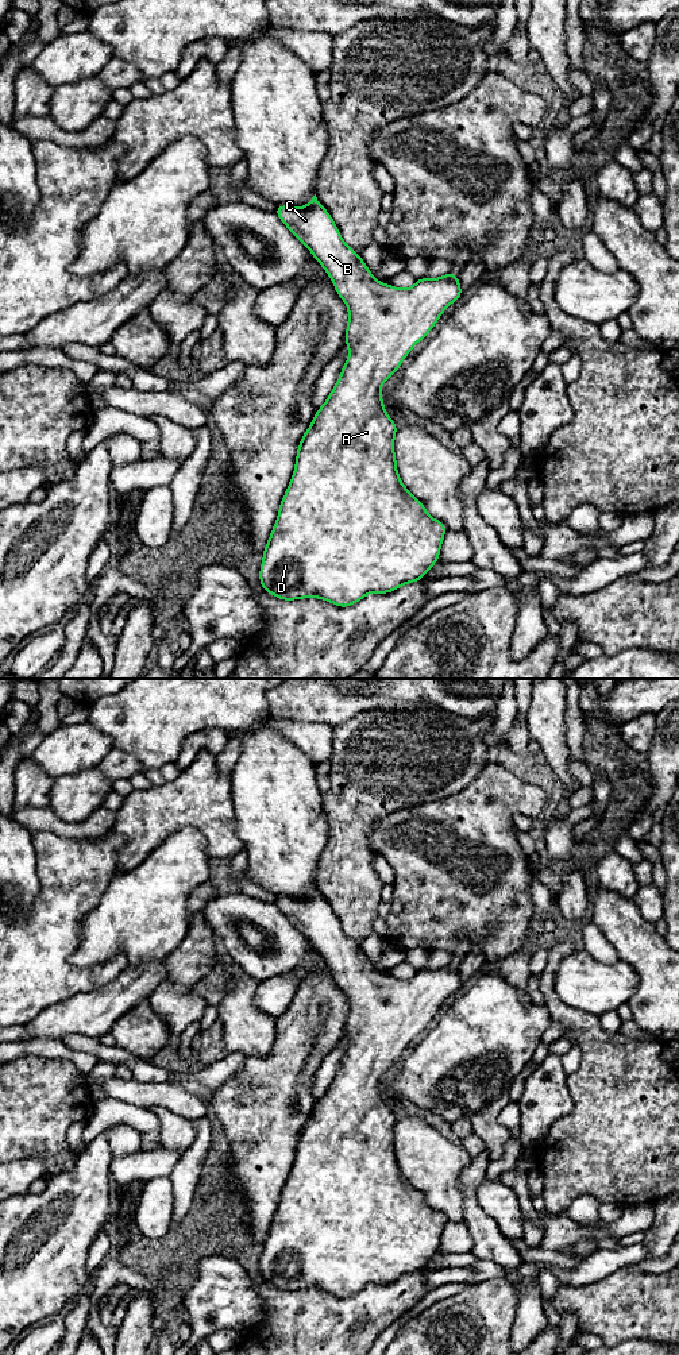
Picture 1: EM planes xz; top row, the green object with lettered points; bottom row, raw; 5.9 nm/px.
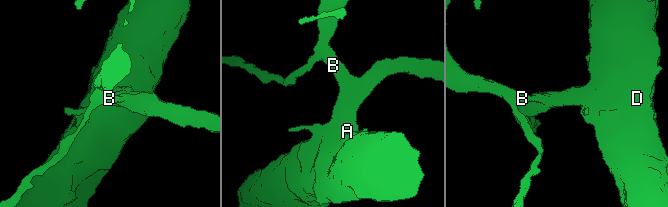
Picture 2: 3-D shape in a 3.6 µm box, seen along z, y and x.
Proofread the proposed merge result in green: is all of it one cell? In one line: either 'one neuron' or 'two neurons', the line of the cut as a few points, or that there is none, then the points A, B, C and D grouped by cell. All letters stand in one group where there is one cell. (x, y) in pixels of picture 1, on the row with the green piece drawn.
two neurons; cut in xz along (327, 212), (326, 238), (323, 240), (312, 240), (307, 246); A B D / C

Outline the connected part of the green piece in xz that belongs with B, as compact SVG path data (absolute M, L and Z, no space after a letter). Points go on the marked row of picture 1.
M329 213L325 216L325 240L310 242L308 248L347 305L344 345L350 348L350 355L325 404L316 410L310 426L300 440L293 476L263 549L259 580L262 590L283 601L313 597L339 607L348 607L370 592L393 592L400 586L421 580L439 560L447 526L431 517L424 503L401 482L394 455L394 436L398 428L385 412L379 390L463 292L454 271L433 279L418 278L409 289L379 282L360 255L344 243Z

